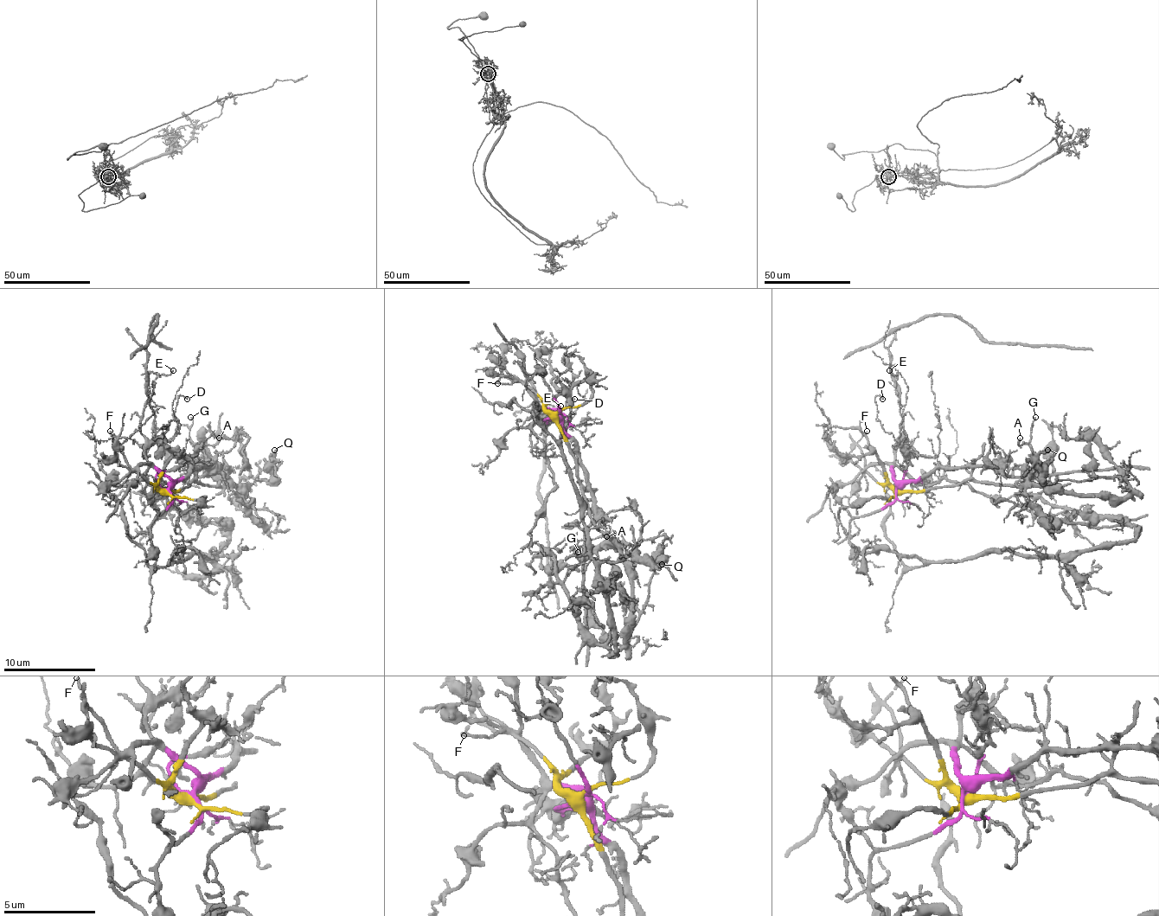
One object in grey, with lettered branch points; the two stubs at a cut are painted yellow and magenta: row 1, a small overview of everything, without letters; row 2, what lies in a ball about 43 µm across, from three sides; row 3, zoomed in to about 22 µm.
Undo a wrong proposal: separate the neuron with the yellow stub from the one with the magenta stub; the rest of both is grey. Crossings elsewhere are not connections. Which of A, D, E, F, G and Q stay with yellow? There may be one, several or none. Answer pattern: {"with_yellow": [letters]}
{"with_yellow": ["A", "F", "G", "Q"]}

